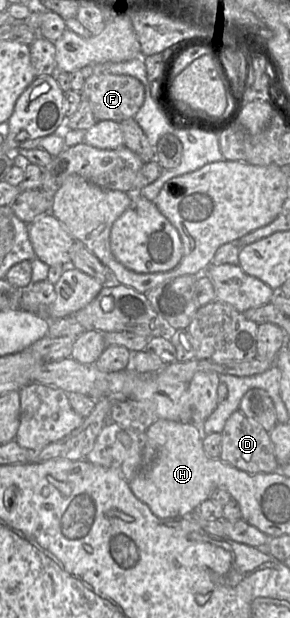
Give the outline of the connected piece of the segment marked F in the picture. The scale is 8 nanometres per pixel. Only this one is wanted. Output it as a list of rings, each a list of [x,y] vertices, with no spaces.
[[[93,73],[80,93],[81,100],[88,100],[96,121],[134,118],[145,99],[141,81],[124,74]]]

